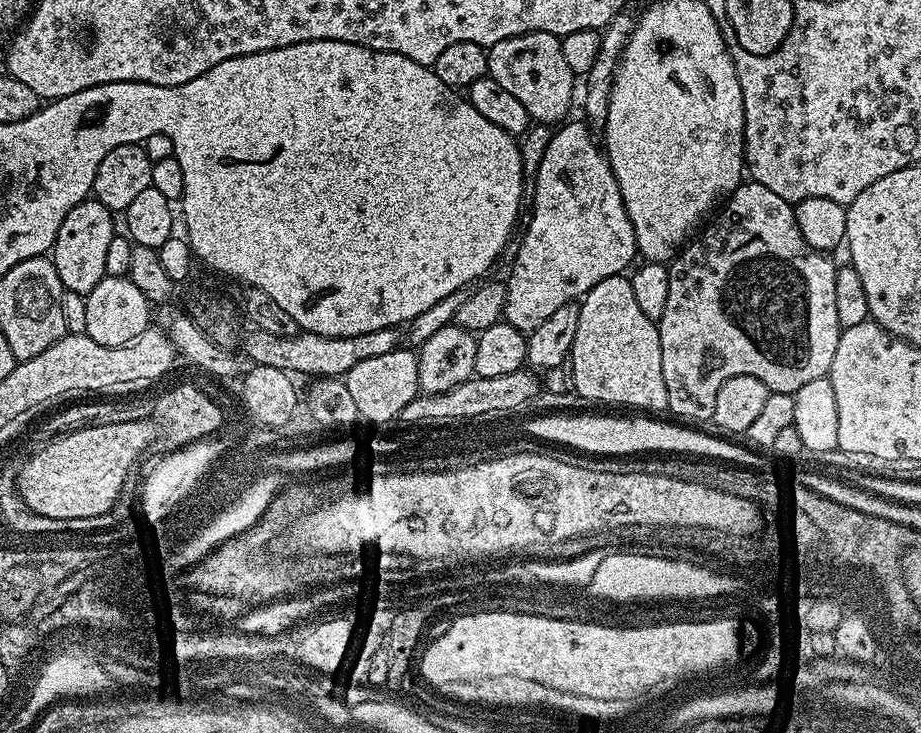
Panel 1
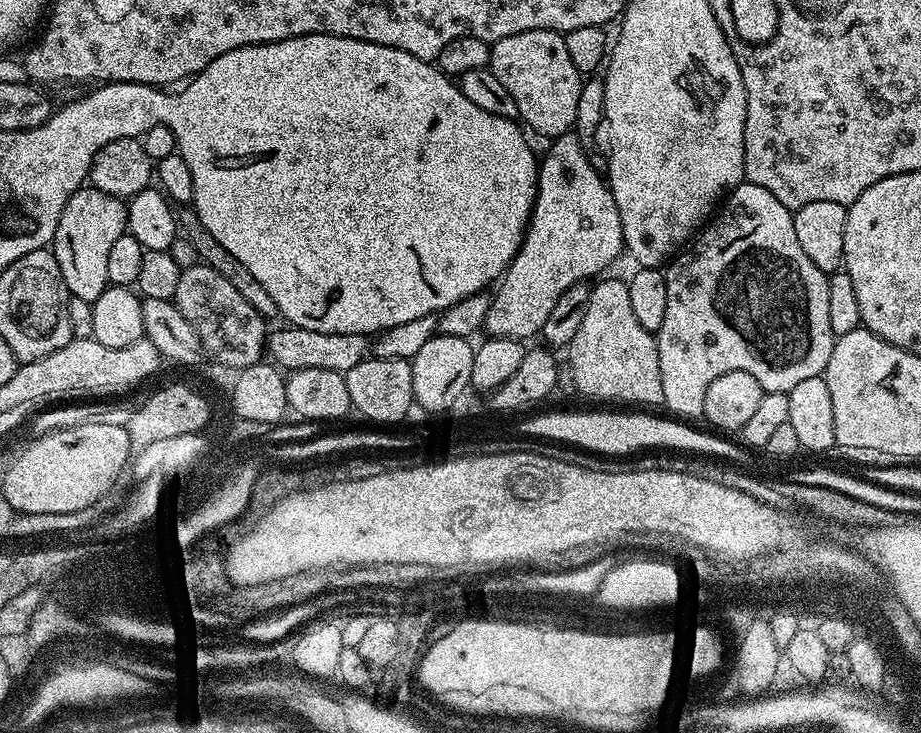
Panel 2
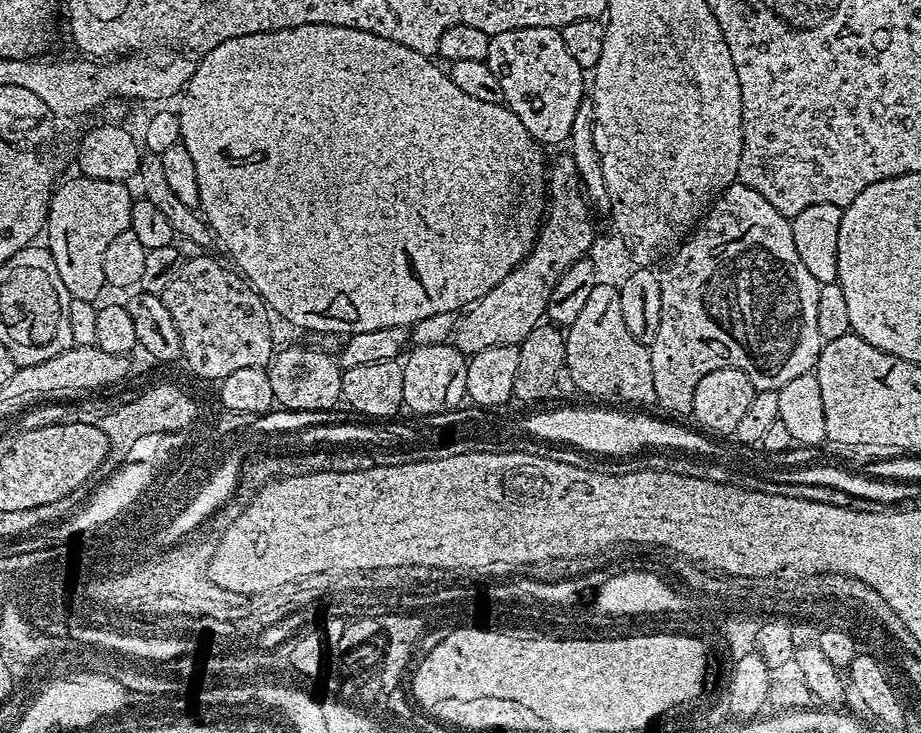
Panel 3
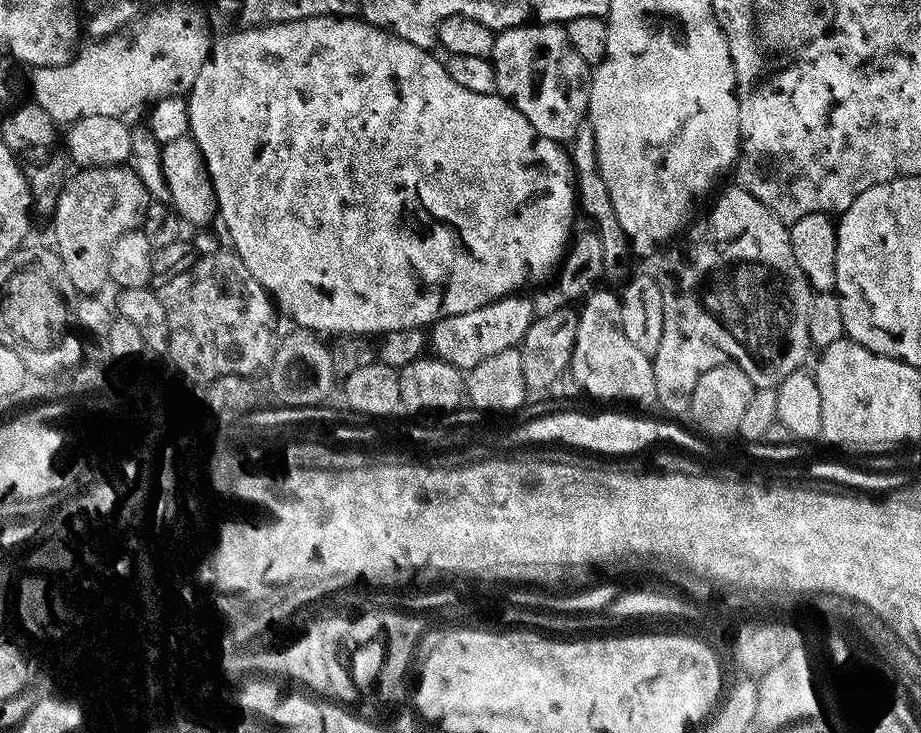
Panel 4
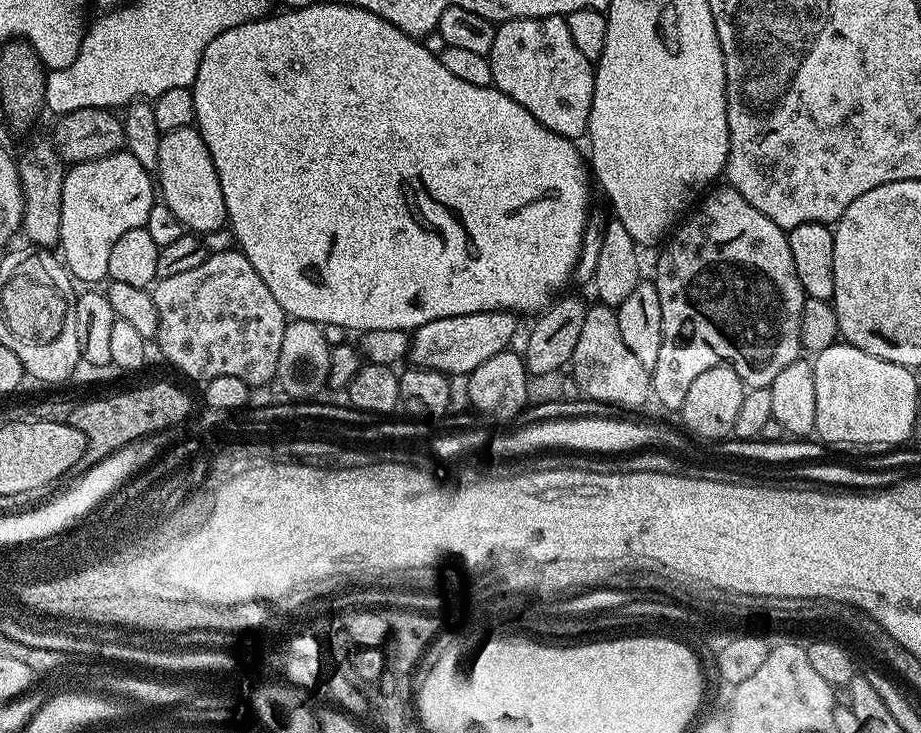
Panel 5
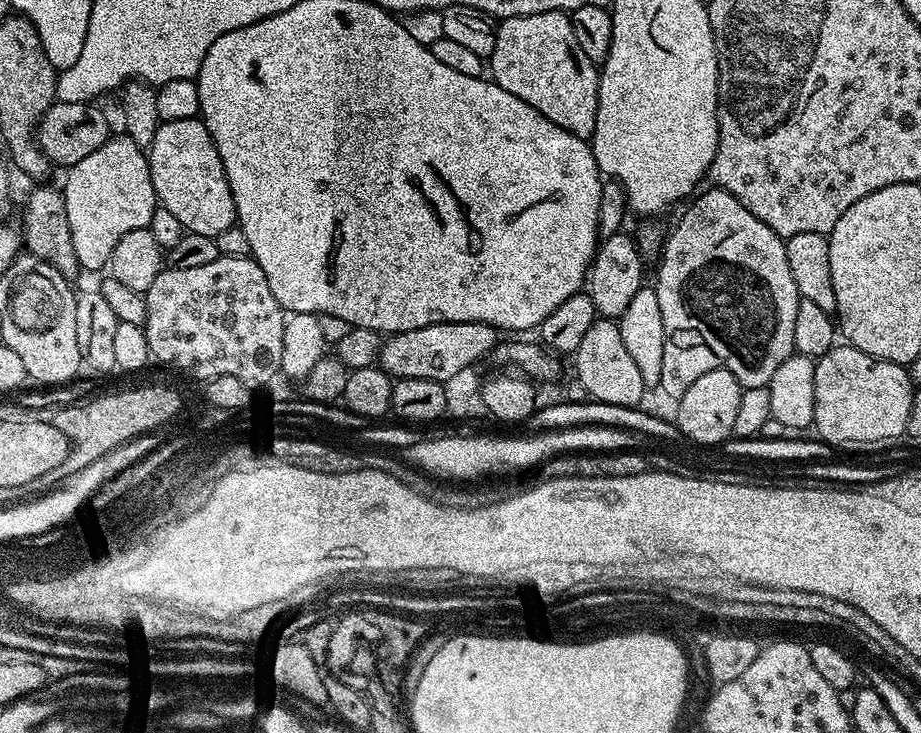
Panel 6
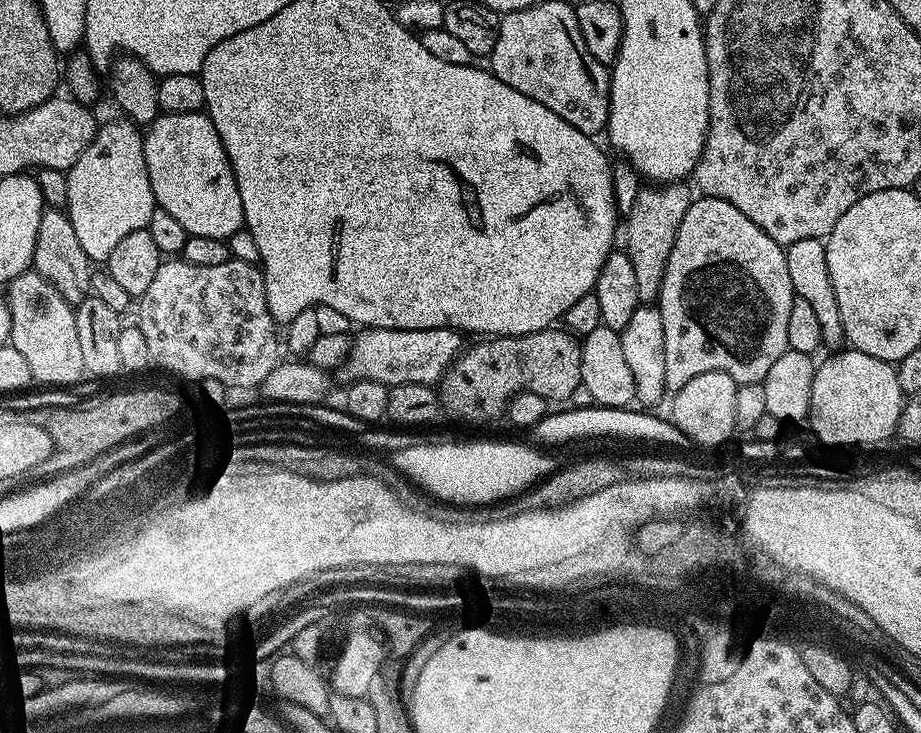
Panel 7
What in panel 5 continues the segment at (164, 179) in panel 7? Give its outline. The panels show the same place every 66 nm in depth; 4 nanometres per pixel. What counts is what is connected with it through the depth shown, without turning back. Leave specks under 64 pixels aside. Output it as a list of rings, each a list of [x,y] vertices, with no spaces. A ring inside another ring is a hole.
[[[189,126],[161,135],[154,176],[162,202],[178,214],[185,229],[205,234],[225,227],[226,202],[222,198],[222,186],[218,186],[218,174],[199,128]]]

